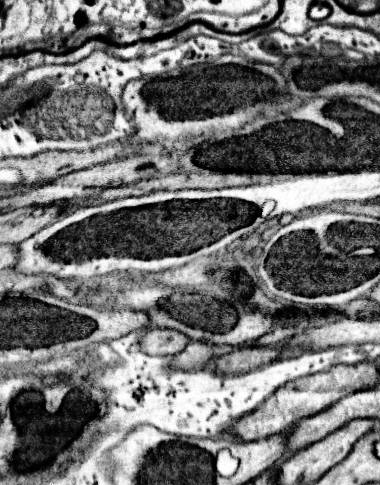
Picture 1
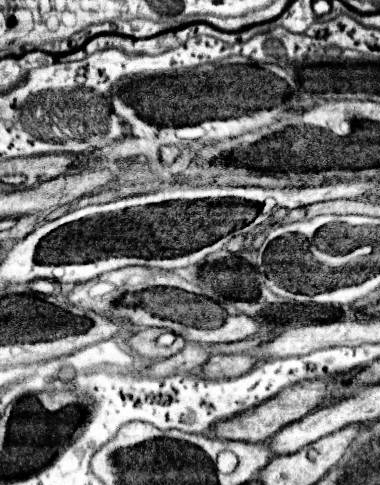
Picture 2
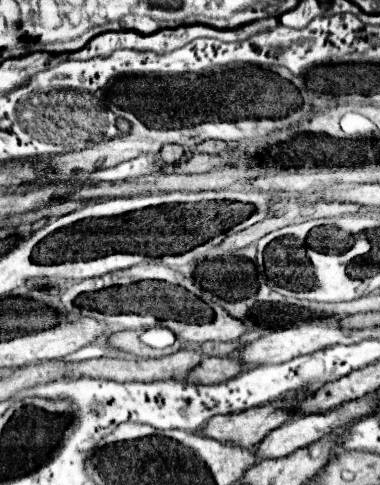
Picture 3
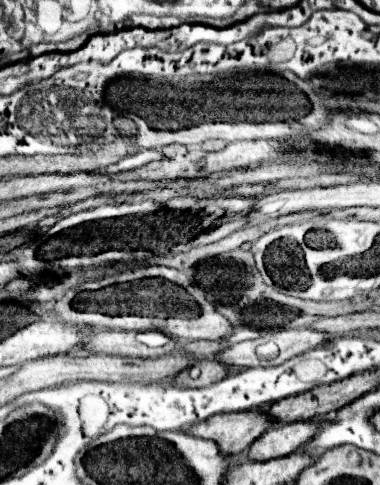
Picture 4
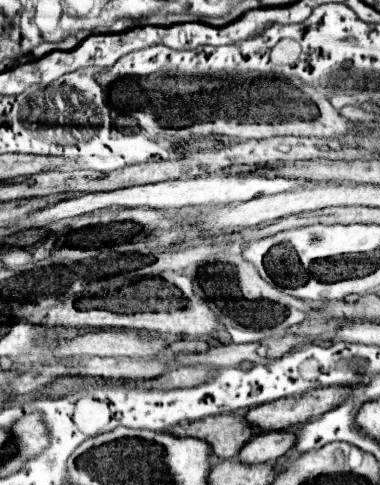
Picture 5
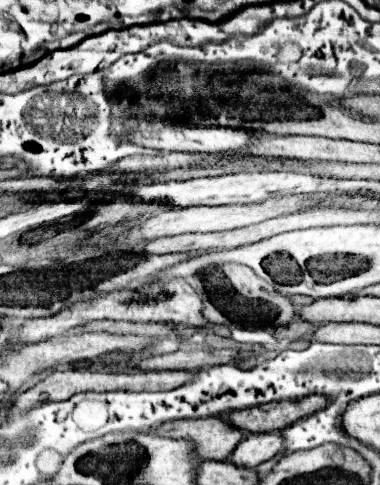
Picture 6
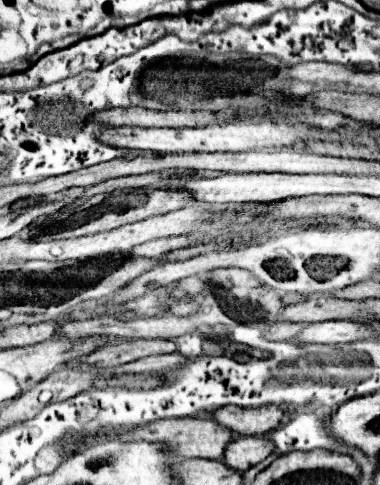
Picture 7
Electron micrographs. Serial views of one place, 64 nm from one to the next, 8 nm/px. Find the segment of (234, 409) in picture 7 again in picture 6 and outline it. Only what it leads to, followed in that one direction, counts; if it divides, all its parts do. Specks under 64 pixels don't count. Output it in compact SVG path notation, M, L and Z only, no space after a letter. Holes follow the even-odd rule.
M310 394L300 400L282 400L260 404L254 408L234 410L228 414L230 424L244 432L274 432L282 430L322 408L328 406L328 398L324 394Z

